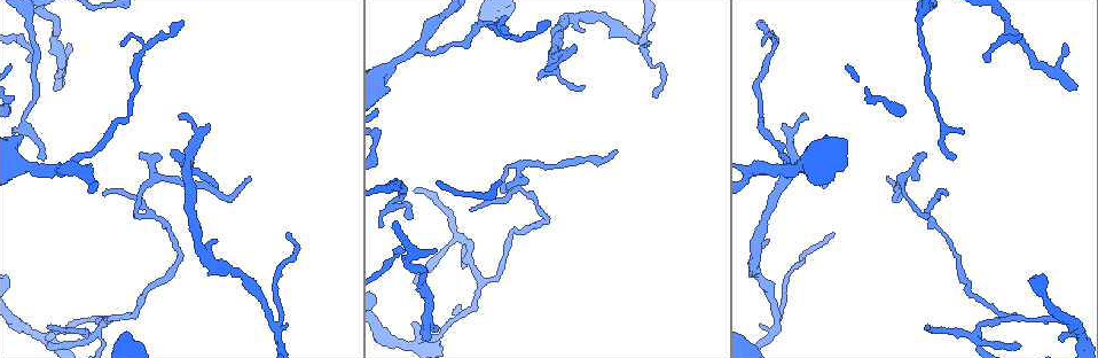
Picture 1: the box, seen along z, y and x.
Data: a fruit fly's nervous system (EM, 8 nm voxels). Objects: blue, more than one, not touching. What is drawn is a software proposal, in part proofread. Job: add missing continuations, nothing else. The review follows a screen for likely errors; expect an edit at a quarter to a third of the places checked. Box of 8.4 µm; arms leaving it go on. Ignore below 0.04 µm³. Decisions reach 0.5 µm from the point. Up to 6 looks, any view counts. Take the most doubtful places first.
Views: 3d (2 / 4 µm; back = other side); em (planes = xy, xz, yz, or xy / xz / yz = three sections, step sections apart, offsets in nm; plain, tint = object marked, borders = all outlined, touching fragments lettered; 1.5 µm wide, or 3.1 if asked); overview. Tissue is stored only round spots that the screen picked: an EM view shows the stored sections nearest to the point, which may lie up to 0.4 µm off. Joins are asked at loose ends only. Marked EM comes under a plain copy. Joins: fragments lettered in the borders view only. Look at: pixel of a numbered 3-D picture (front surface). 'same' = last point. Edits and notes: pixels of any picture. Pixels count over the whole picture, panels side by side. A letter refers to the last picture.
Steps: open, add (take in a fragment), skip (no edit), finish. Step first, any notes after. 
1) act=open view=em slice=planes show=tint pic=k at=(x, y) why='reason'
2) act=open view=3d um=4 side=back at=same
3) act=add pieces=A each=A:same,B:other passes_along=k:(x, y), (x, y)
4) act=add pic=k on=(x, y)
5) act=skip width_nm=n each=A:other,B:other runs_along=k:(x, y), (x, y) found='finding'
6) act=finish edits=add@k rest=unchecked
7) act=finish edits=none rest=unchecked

act=open view=3d um=4 pic=1 at=(170, 153) why='an open end'

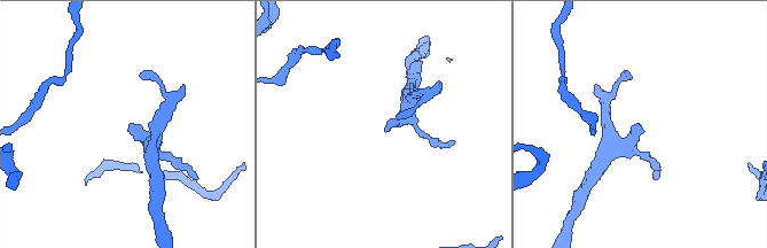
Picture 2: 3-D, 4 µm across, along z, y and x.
act=open view=em slice=xz step=8 show=tint pic=2 at=(642, 129)

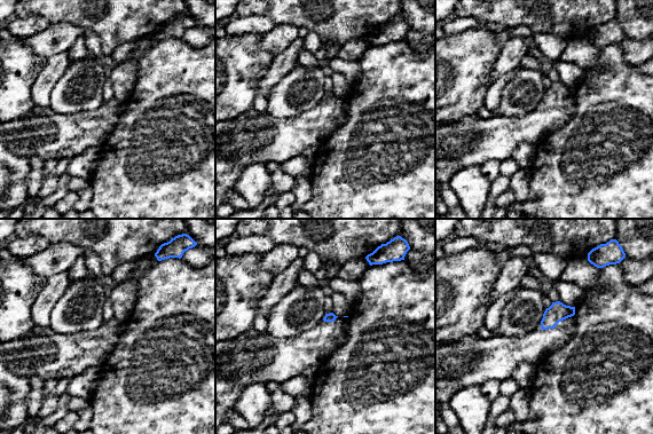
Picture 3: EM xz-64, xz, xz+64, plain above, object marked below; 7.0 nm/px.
act=open view=em slice=planes show=borders at=same why='another direction'

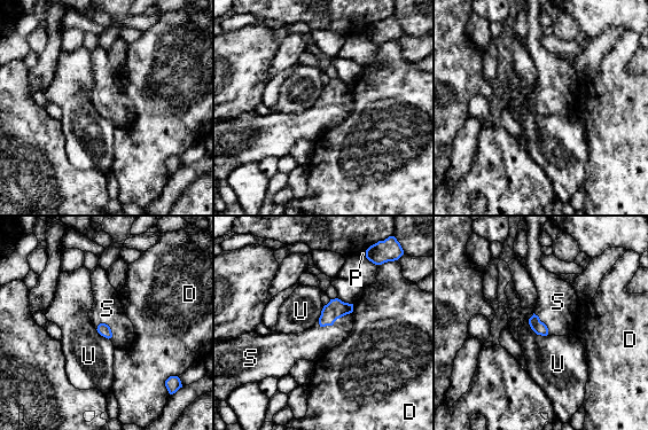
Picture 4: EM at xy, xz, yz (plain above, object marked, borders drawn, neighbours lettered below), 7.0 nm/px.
act=add pieces=S each=D:other,P:other,S:same,U:other passes_along=4:(336, 309), (335, 320), (312, 344) found='it goes on there'

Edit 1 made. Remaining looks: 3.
act=open view=overview

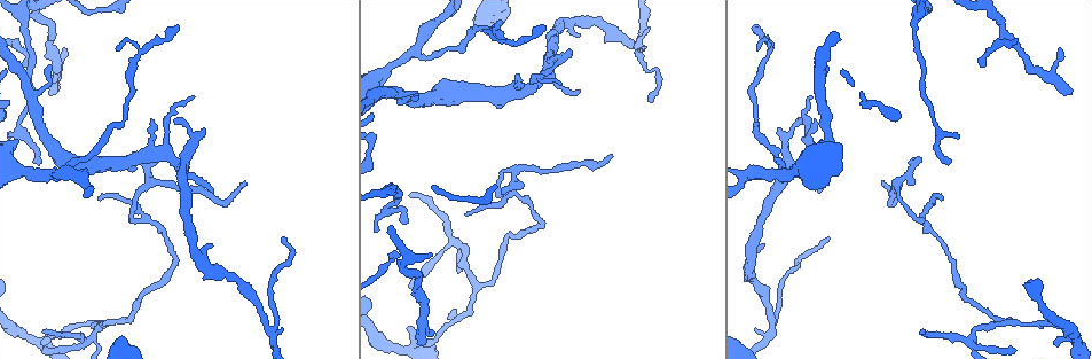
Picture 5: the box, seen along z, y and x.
act=open view=em slice=xz step=4 show=borders pic=5 at=(546, 26) why='free end'

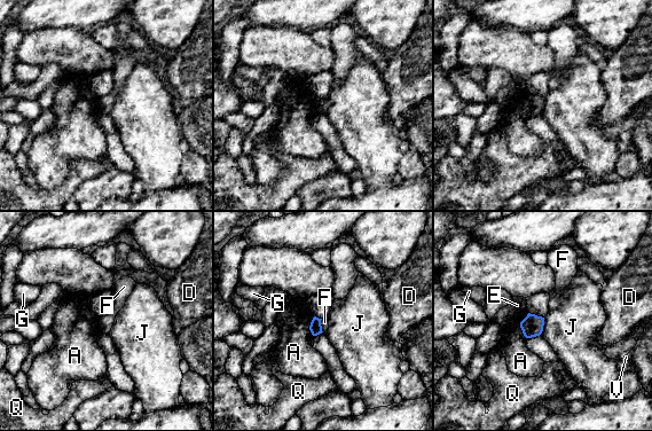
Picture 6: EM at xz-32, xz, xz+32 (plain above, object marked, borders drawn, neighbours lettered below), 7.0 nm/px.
act=open view=em slice=xy step=4 show=borders at=same why='another direction'

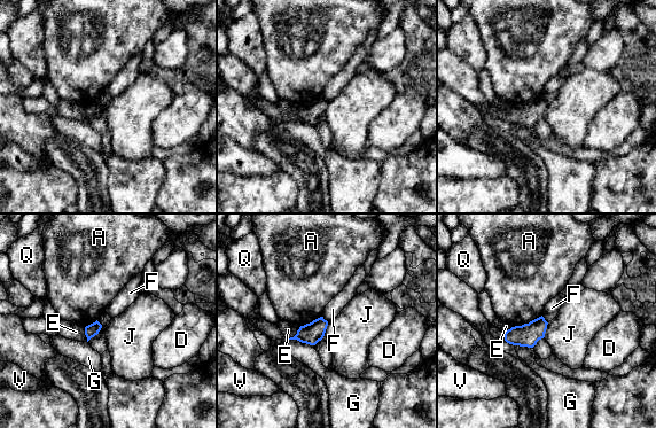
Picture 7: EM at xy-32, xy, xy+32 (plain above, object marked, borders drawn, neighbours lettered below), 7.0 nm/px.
act=skip width_nm=90 each=A:other,D:other,E:other,F:other,G:other,J:other,Q:other,V:other found='no lettered fragment goes on from it'

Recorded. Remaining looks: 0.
act=finish edits=add@4 rest=unchecked

